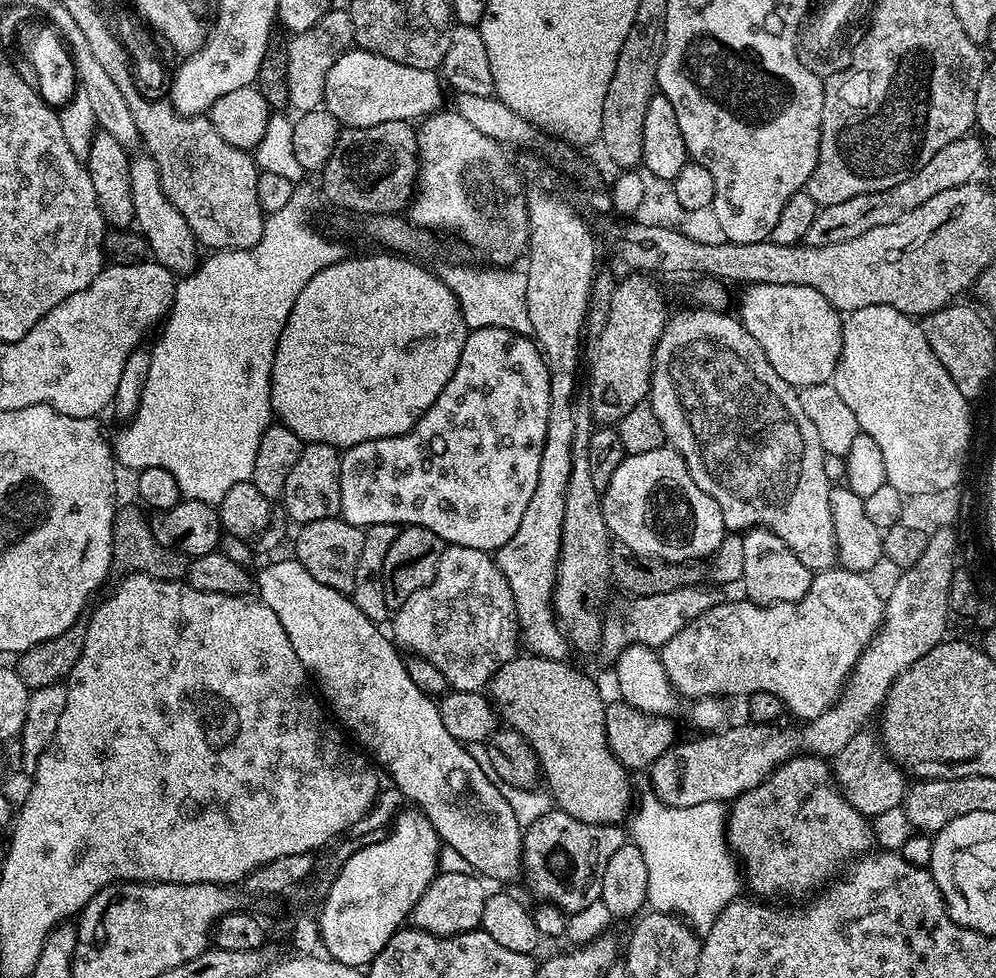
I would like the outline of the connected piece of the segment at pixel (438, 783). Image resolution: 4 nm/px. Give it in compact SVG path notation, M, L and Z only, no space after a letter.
M295 558L276 560L273 564L266 565L261 570L260 577L257 580L255 577L254 584L255 587L256 584L260 587L259 599L270 606L274 614L278 614L278 622L282 622L282 630L286 630L286 638L290 638L294 654L298 654L302 666L311 673L315 683L316 680L320 683L325 696L323 699L332 703L337 716L335 719L356 735L355 743L381 769L384 767L388 771L397 790L406 799L416 803L413 805L424 813L430 826L434 826L434 830L440 835L441 841L462 854L466 862L470 862L473 873L489 881L519 877L522 872L520 855L524 845L522 828L507 804L501 785L492 776L484 774L481 767L470 758L467 747L458 743L447 732L446 726L442 726L439 703L418 690L414 682L410 682L410 674L406 674L397 645L387 635L384 637L380 633L381 625L366 618L366 614L358 610L351 595L330 586L322 586L318 578L310 578L310 570L306 570L306 566L302 566Z

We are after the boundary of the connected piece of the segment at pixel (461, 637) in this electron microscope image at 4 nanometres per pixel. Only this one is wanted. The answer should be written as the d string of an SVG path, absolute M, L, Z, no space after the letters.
M449 544L444 547L440 555L440 561L436 567L434 578L426 586L422 586L422 590L414 590L414 594L410 594L410 598L406 598L406 602L402 602L400 607L395 609L394 615L391 617L392 624L391 635L394 637L395 643L401 649L407 650L411 655L426 658L426 662L434 662L434 666L438 666L440 673L444 675L445 681L457 692L478 692L481 691L489 683L492 675L500 668L501 664L509 659L508 652L508 620L510 624L510 616L504 613L504 607L509 607L512 598L512 591L506 582L506 578L502 574L500 567L496 565L495 559L489 553L482 550L474 550L470 546L458 546L457 544Z

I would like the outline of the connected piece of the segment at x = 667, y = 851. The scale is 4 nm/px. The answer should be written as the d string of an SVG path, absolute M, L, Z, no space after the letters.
M653 791L639 794L639 797L644 799L644 840L640 840L637 846L646 858L649 881L664 880L663 911L678 914L697 933L708 932L710 926L714 926L720 909L737 899L742 892L742 872L726 839L725 805L721 802L698 802L698 806L672 808L663 804Z

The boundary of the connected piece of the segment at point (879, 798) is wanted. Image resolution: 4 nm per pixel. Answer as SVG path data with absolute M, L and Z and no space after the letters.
M865 730L854 734L846 746L831 761L832 779L841 792L863 816L874 818L886 810L894 810L904 803L904 793L908 791L909 781L906 773L887 752L875 731Z

